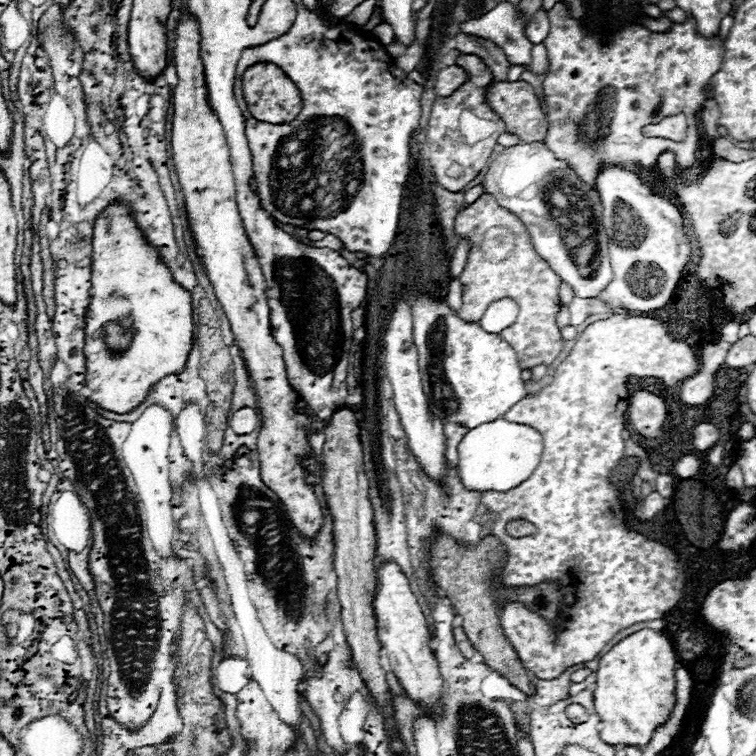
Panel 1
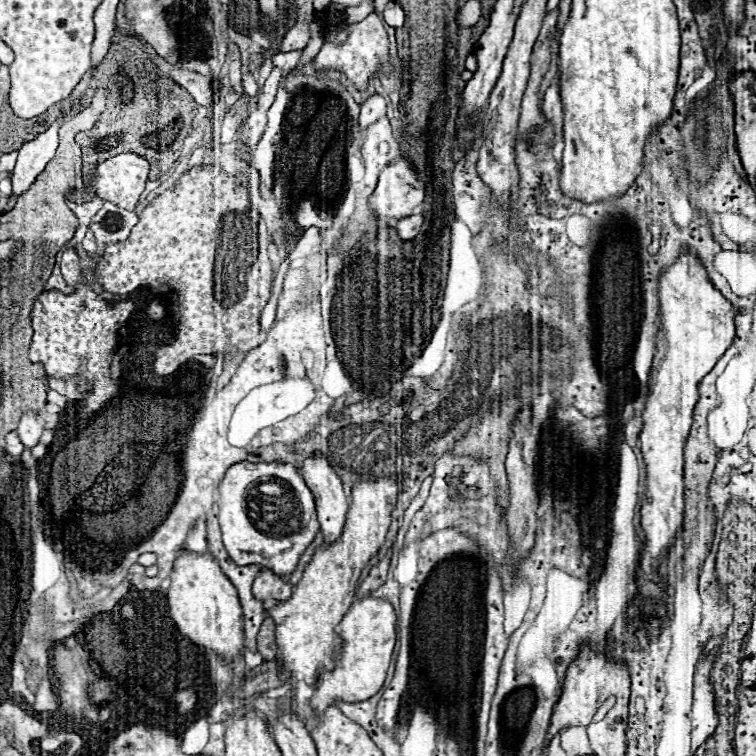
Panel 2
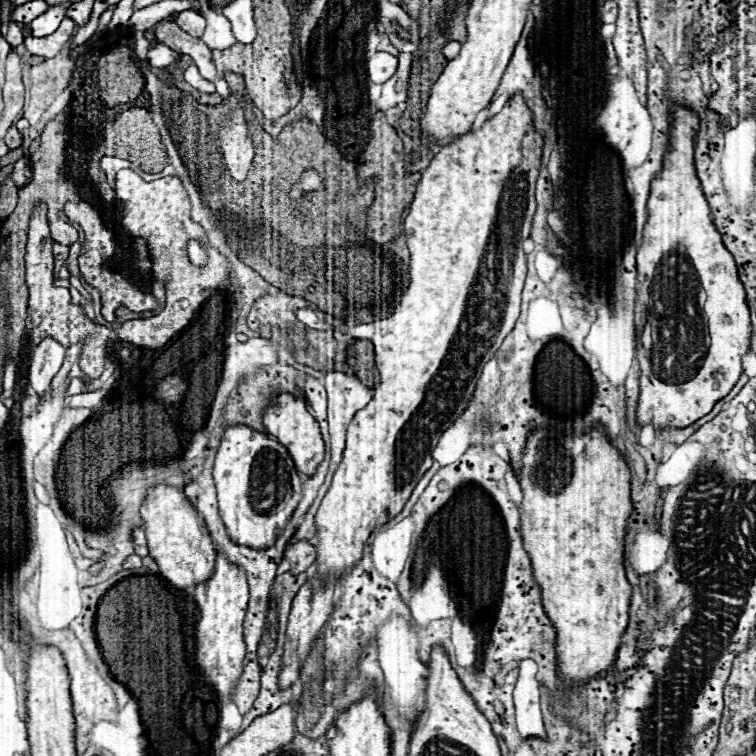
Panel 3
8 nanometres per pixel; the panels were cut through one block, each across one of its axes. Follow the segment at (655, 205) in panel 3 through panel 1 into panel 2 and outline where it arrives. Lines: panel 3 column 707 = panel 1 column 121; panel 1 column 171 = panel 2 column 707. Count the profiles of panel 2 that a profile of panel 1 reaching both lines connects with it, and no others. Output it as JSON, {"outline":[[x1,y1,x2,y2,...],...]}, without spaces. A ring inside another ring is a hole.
{"outline":[[682,248,678,260,664,268,658,278,660,312,656,318,656,352,648,378,648,398,644,408,644,428,640,432,640,450,646,464,644,500,640,508,646,548,638,566,638,578,650,578,658,562,684,520,684,480,682,448,692,424,692,410,698,402,700,380,716,366,736,336,734,308,708,278,706,268,694,250]]}

